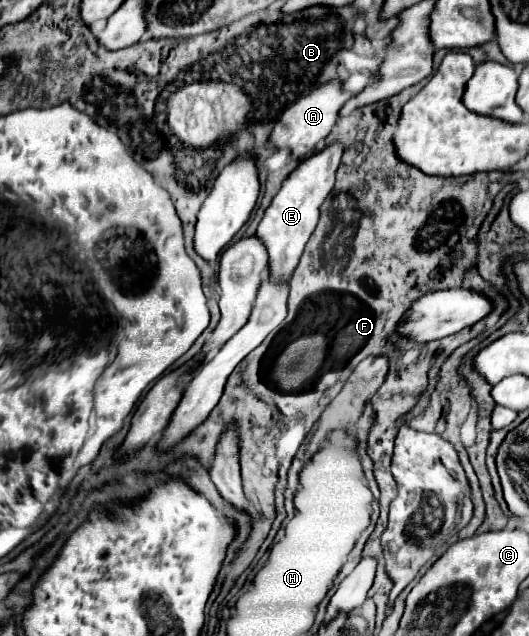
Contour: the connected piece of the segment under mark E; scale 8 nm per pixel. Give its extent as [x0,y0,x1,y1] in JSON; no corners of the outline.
[256,142,344,278]

